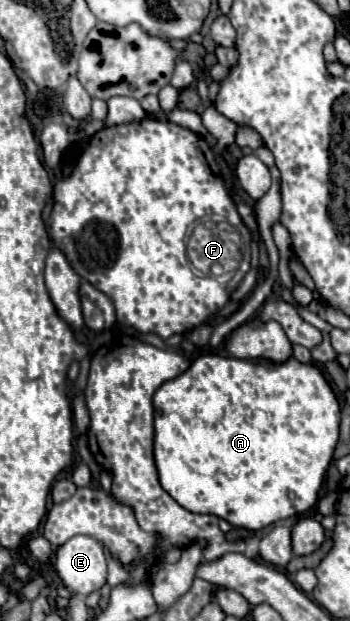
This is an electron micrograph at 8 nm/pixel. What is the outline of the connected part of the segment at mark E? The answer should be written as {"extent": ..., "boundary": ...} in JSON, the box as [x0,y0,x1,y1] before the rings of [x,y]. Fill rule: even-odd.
{"extent":[57,535,107,595],"boundary":[[[75,535],[57,549],[57,573],[63,585],[79,595],[89,595],[103,587],[107,579],[107,559],[103,545],[89,535]]]}

